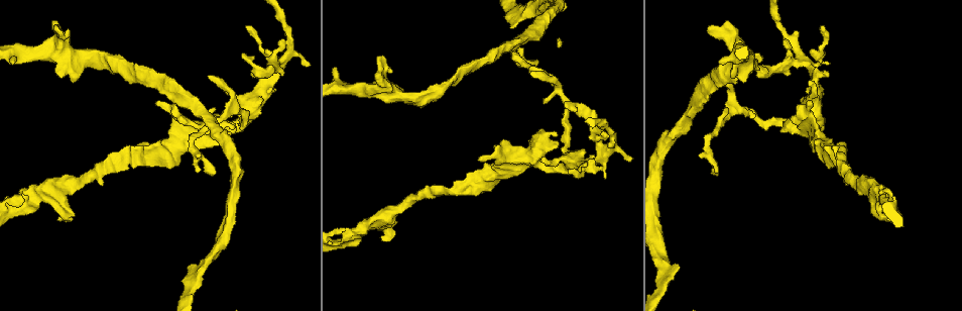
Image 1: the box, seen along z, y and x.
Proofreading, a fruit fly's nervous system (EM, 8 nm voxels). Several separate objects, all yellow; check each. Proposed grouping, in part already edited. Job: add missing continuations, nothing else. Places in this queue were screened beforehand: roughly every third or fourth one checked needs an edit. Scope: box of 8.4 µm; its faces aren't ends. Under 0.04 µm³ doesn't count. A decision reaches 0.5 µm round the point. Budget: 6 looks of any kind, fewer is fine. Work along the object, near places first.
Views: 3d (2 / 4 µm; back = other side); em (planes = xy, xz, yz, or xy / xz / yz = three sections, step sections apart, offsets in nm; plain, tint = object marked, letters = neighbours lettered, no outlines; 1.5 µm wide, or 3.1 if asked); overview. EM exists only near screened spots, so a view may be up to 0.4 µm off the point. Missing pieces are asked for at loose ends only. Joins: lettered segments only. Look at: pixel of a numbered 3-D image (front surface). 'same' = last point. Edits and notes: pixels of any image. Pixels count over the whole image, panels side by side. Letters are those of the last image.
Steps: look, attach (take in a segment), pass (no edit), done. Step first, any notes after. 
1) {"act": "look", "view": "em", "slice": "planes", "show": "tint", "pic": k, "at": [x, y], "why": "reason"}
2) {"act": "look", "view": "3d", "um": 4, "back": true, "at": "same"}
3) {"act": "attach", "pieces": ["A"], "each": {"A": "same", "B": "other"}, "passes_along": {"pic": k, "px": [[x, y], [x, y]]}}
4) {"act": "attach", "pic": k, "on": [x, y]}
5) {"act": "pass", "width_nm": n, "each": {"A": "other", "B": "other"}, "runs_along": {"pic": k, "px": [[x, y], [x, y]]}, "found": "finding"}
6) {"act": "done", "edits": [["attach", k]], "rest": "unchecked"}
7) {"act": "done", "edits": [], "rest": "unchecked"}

{"act": "look", "view": "3d", "um": 4, "back": true, "pic": 1, "at": [189, 272], "why": "free end"}

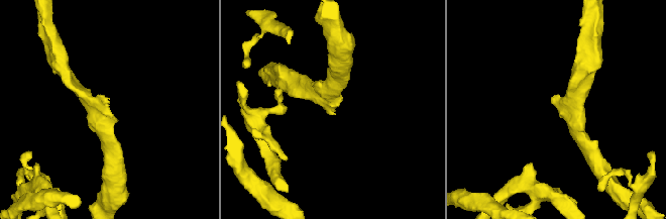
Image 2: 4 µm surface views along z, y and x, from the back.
{"act": "look", "view": "em", "slice": "planes", "show": "letters", "pic": 2, "at": [334, 106], "arm_widths_nm": [200, 220], "why": "need the tissue"}

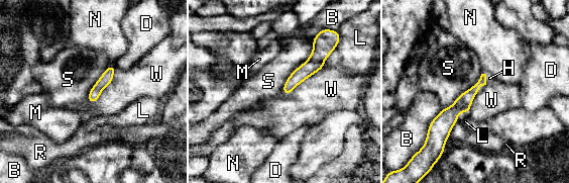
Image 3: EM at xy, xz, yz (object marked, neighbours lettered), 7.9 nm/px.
{"act": "attach", "pieces": ["H"], "each": {"B": "other", "D": "other", "H": "same", "L": "other", "M": "other", "N": "other", "R": "other", "S": "other", "W": "other"}, "passes_along": {"pic": 3, "px": [[463, 102], [485, 82], [489, 78]]}, "found": "it goes on there"}

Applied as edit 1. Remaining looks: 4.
{"act": "look", "view": "em", "slice": "xy", "step": 8, "show": "letters", "pic": 1, "at": [749, 116], "why": "thin end"}

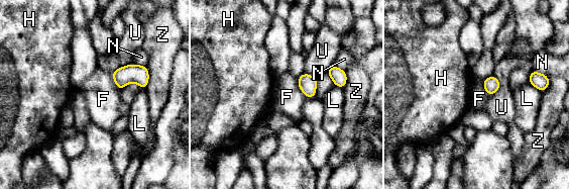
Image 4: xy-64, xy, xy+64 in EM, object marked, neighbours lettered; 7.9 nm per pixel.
{"act": "pass", "each": {"F": "other", "H": "other", "L": "other", "N": "other", "U": "other", "Z": "other"}, "border": {"pic": 4, "px": [[297, 78], [299, 89], [307, 97]]}, "found": "no lettered segment goes on from it"}

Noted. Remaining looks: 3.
{"act": "look", "view": "3d", "um": 2, "pic": 1, "at": [542, 158], "why": "thin end"}

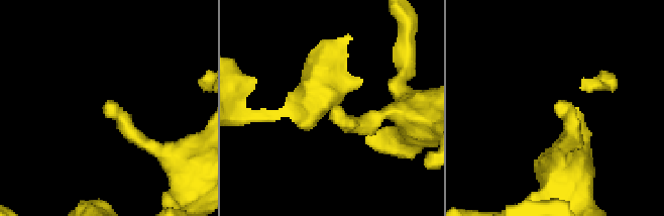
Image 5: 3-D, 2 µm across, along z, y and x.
{"act": "look", "view": "em", "slice": "planes", "show": "letters", "pic": 5, "at": [331, 108], "why": "now the EM"}

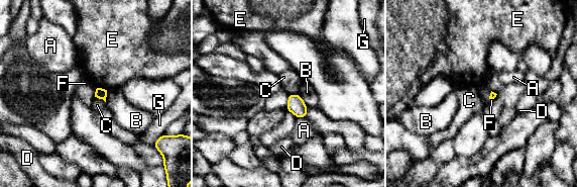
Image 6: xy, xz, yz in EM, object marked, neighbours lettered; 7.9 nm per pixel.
{"act": "pass", "each": {"A": "other", "B": "other", "C": "other", "D": "other", "E": "other", "F": "other", "G": "other"}, "border": {"pic": 6, "px": [[289, 94], [284, 108]]}, "found": "no lettered segment goes on from it"}

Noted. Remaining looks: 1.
{"act": "done", "edits": [["attach", 3]], "rest": "unchecked"}

